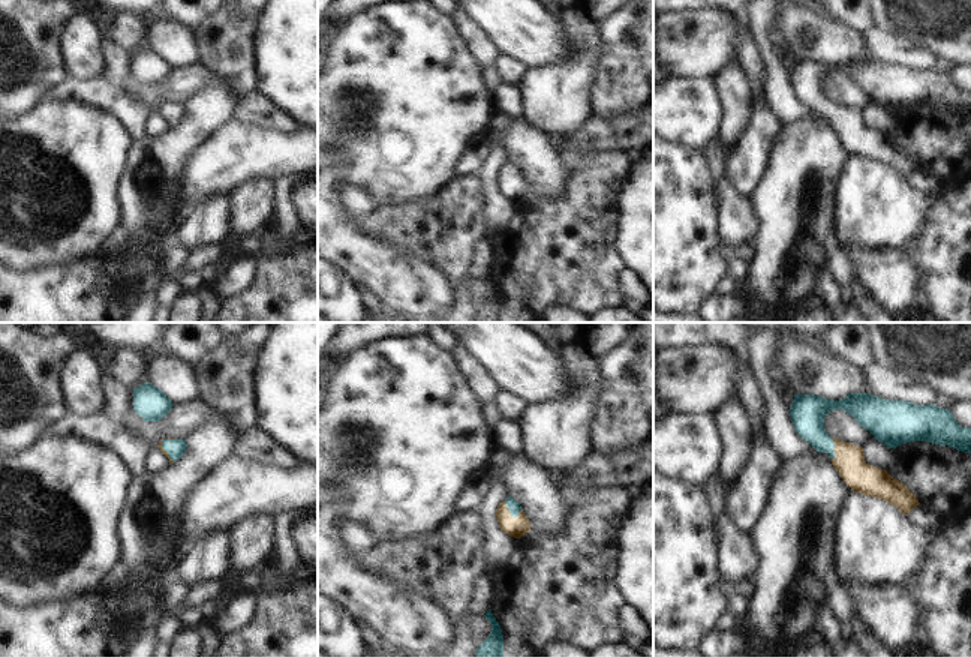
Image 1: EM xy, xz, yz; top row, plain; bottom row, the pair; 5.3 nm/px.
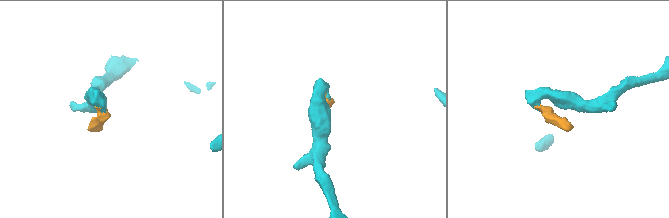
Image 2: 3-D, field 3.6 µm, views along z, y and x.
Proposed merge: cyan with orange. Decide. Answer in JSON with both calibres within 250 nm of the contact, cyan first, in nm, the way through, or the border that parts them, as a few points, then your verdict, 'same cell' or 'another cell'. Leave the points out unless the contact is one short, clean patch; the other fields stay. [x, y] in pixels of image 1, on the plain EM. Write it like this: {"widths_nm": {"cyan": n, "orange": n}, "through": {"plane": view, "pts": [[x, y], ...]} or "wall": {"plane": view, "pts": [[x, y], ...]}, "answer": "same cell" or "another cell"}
{"widths_nm": {"cyan": 70, "orange": 110}, "through": {"plane": "xz", "pts": [[514, 171], [510, 176], [516, 191]]}, "answer": "same cell"}

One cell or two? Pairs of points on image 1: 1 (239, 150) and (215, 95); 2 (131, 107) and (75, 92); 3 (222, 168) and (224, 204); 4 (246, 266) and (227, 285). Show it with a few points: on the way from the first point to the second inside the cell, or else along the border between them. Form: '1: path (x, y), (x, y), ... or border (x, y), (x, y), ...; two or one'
1: border (236, 117), (201, 146); two
2: path (117, 98), (102, 92), (89, 92); one
3: border (230, 195), (207, 198), (191, 209); two
4: path (242, 270), (231, 281); one

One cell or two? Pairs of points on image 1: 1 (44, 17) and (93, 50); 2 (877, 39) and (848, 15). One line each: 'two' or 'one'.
1: two
2: two

